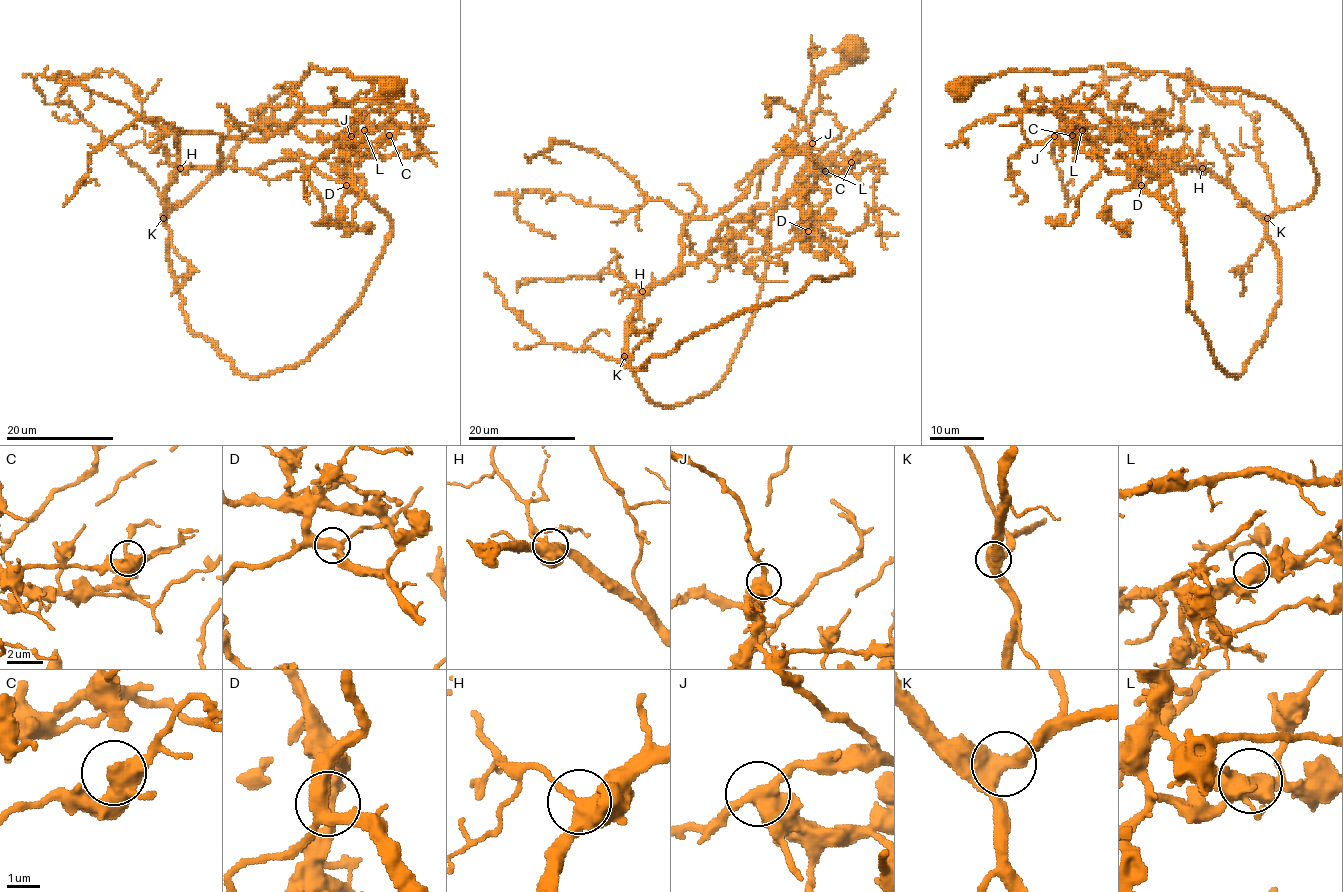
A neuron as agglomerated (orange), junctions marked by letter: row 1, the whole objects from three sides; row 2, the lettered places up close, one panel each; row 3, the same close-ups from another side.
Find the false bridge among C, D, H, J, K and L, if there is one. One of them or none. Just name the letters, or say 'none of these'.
J

